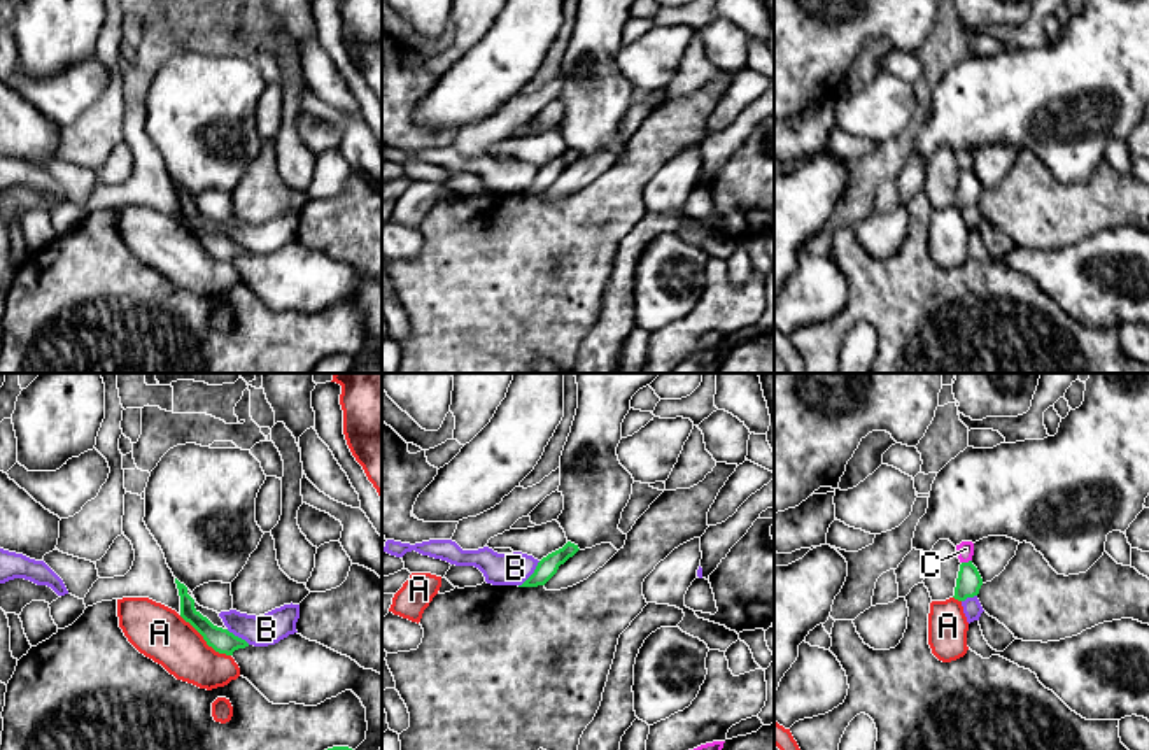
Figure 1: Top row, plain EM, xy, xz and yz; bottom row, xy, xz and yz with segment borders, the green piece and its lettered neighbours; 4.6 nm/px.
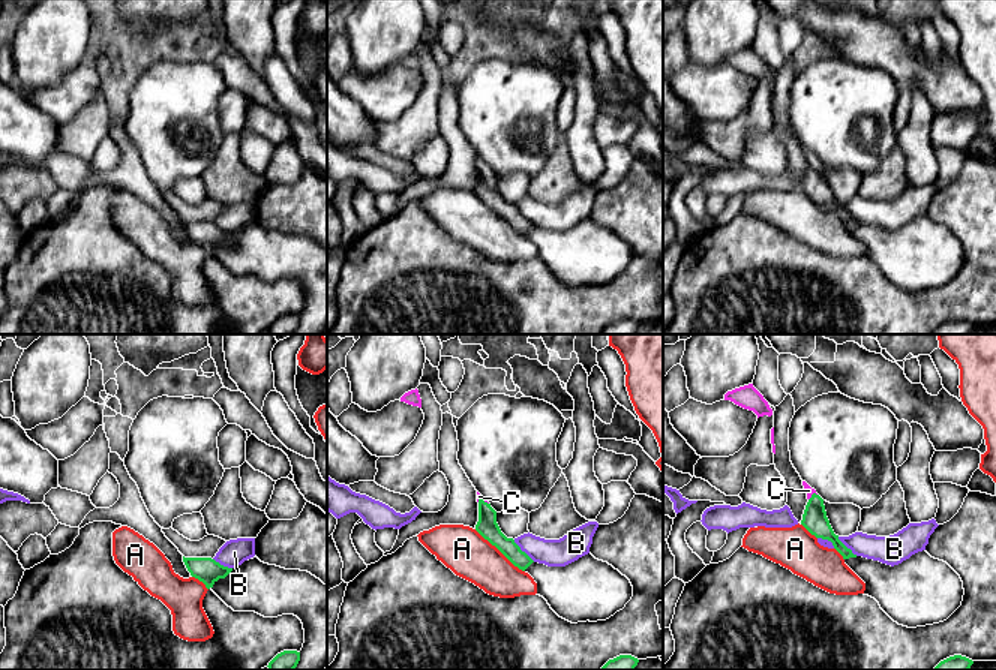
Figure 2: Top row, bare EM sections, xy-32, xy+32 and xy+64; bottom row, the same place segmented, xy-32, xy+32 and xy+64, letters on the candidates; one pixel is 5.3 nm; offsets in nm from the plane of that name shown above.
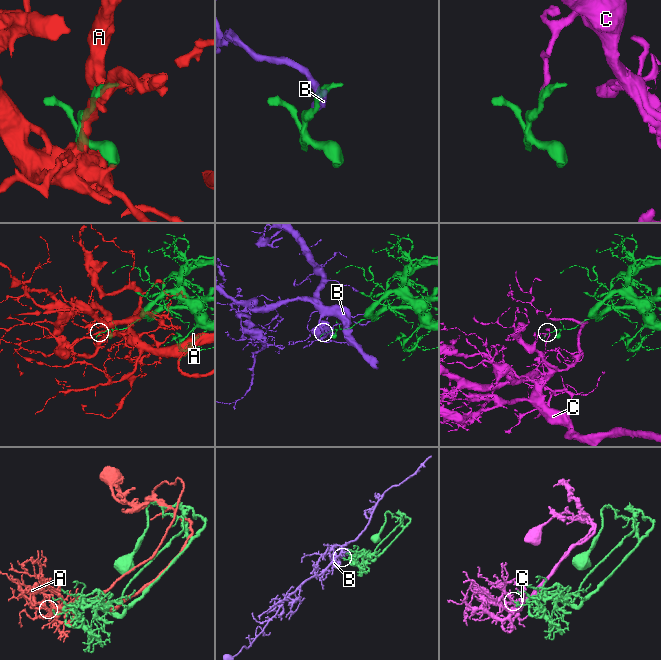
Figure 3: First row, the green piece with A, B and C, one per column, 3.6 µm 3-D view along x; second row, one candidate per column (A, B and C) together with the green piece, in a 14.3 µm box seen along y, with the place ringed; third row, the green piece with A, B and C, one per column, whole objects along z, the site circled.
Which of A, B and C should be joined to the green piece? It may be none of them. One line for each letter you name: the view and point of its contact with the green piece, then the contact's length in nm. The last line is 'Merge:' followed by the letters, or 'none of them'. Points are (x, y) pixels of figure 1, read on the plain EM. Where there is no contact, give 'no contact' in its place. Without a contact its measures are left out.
Merge: none of them

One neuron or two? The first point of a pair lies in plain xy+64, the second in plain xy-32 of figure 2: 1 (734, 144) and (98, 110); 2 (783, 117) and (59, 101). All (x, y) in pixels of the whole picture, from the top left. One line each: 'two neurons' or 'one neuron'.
1: one neuron
2: two neurons

